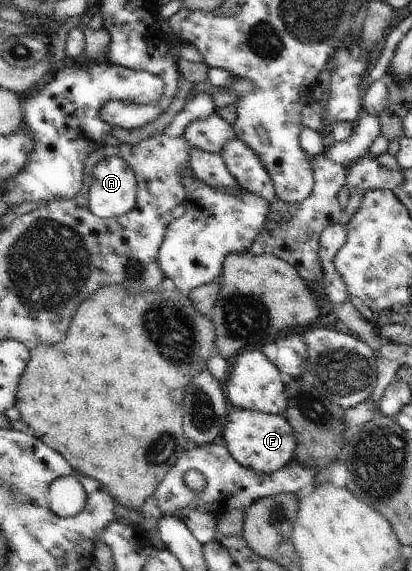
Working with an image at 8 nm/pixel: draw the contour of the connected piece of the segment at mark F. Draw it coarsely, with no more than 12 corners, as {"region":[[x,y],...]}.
{"region":[[232,408],[219,441],[263,474],[295,457],[284,416]]}

